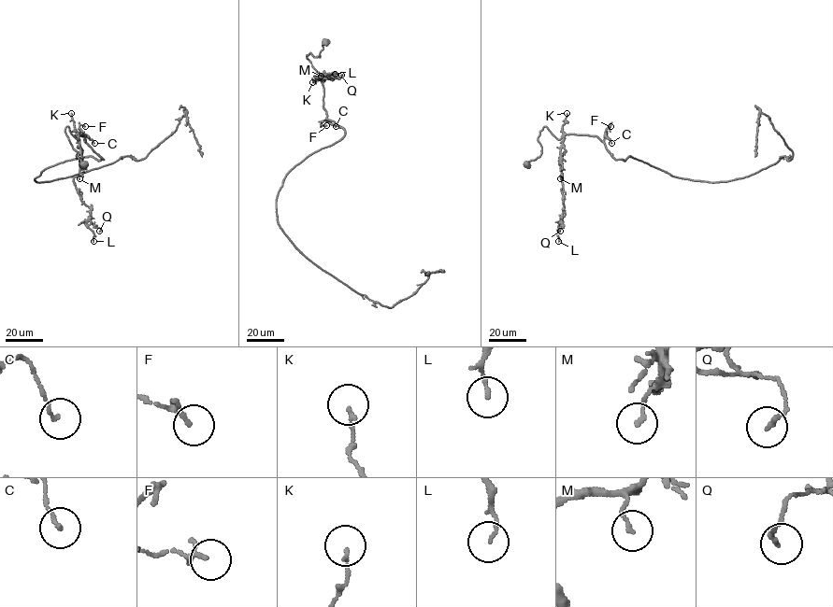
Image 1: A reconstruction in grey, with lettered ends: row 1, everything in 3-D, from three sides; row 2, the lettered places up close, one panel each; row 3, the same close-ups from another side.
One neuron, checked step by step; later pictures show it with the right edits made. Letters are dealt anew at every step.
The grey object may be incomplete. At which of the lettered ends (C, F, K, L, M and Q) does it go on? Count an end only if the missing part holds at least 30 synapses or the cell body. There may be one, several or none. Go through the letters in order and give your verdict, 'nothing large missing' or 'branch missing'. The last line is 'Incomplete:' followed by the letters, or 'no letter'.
C: nothing large missing
F: nothing large missing
K: nothing large missing
L: nothing large missing
M: nothing large missing
Q: nothing large missing
Incomplete: no letter

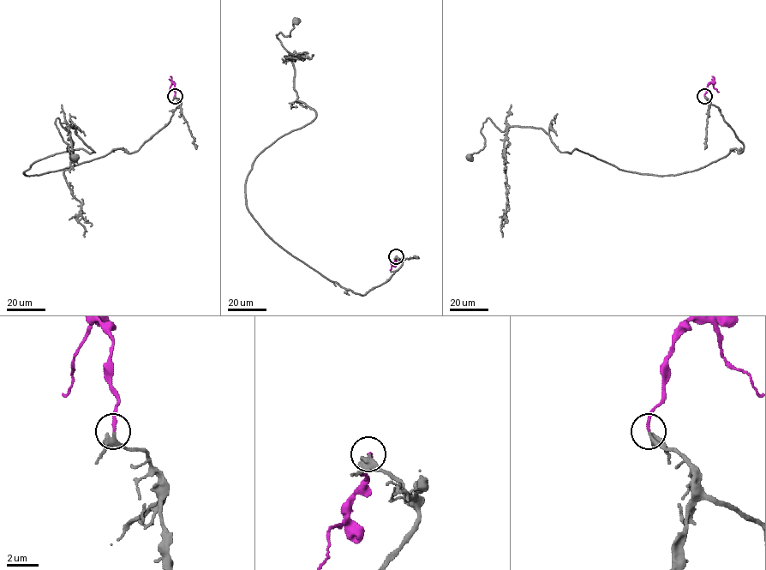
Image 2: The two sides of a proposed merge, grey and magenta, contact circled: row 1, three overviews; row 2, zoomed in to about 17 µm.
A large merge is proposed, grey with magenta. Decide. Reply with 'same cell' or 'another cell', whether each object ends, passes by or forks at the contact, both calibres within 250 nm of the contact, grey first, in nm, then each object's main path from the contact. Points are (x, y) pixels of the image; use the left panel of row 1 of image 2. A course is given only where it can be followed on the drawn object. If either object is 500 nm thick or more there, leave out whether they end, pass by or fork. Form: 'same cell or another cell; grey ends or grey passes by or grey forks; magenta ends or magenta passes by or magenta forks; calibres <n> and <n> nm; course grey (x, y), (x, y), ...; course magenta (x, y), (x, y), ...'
same cell; grey ends; magenta ends; calibres 440 and 180 nm; course grey (175, 96), (181, 104), (170, 121), (139, 149), (24, 174), (58, 152), (95, 152), (56, 118), (74, 157); course magenta (175, 96), (172, 82), (168, 92)

